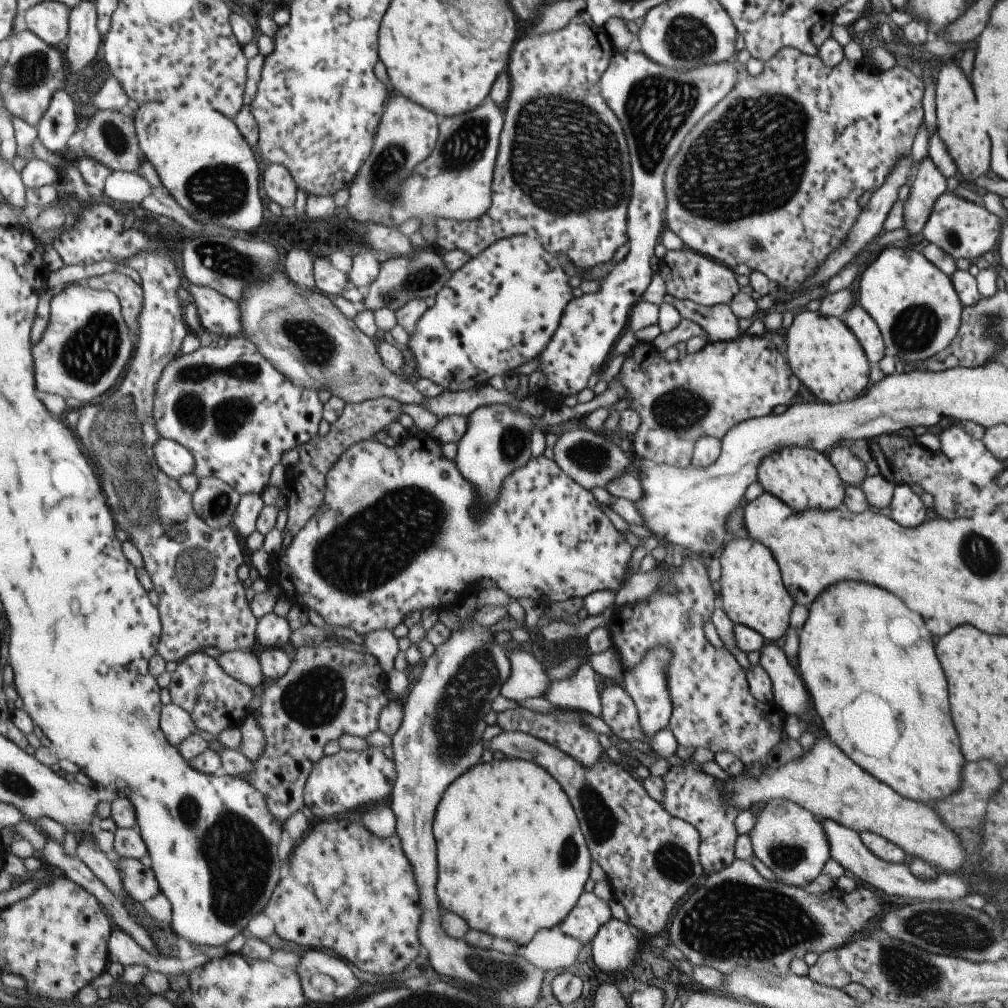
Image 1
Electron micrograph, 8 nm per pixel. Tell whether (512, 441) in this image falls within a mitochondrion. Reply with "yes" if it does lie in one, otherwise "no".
yes

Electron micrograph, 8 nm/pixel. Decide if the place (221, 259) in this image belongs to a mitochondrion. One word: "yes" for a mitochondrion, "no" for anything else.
yes

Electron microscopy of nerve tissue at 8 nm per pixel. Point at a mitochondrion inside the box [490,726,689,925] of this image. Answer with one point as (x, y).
(595, 810)

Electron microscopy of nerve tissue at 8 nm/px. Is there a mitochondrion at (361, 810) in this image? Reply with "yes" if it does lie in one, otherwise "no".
no

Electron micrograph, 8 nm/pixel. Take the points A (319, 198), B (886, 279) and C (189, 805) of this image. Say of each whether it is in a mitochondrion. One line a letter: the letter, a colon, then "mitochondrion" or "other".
A: other
B: other
C: mitochondrion

